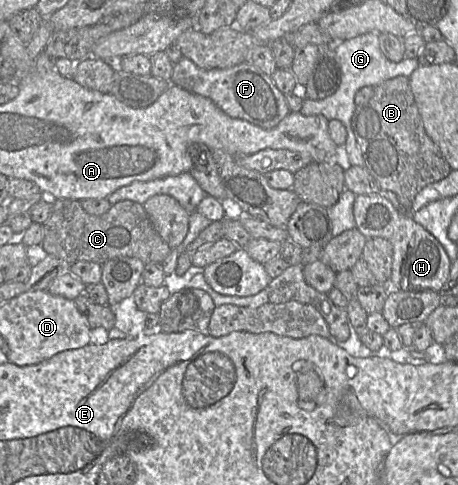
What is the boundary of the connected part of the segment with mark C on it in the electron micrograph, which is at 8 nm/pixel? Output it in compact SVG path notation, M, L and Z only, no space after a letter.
M52 199L53 210L43 224L43 250L67 265L78 261L96 262L102 265L117 257L136 257L144 263L162 263L172 248L155 229L144 205L131 200L113 204L100 216L88 214L80 201Z

